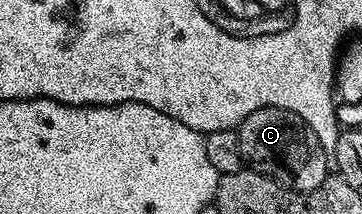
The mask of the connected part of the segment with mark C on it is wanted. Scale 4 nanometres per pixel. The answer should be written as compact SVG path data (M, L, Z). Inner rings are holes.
M261 108L248 114L236 131L240 138L240 154L243 161L279 160L294 179L293 191L311 192L328 178L328 149L320 146L316 134L312 134L310 127L296 114L283 108Z

